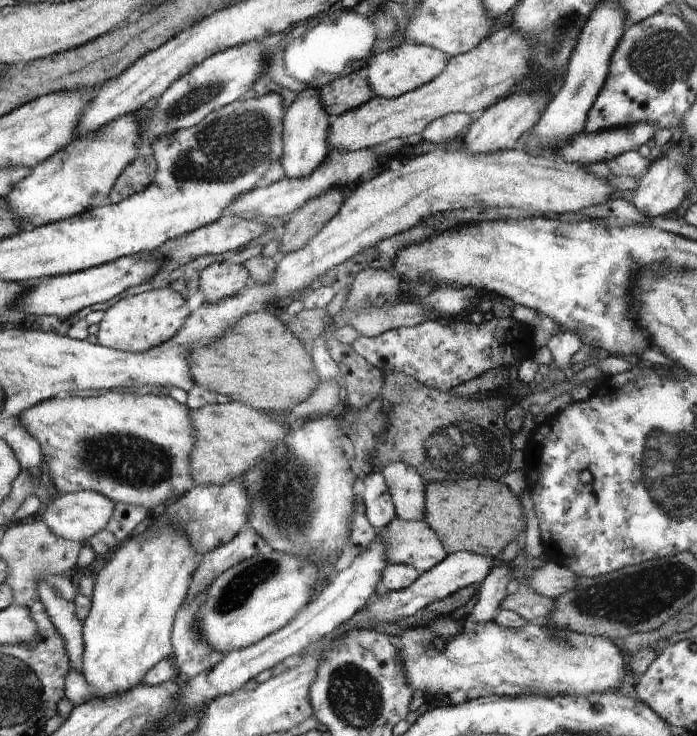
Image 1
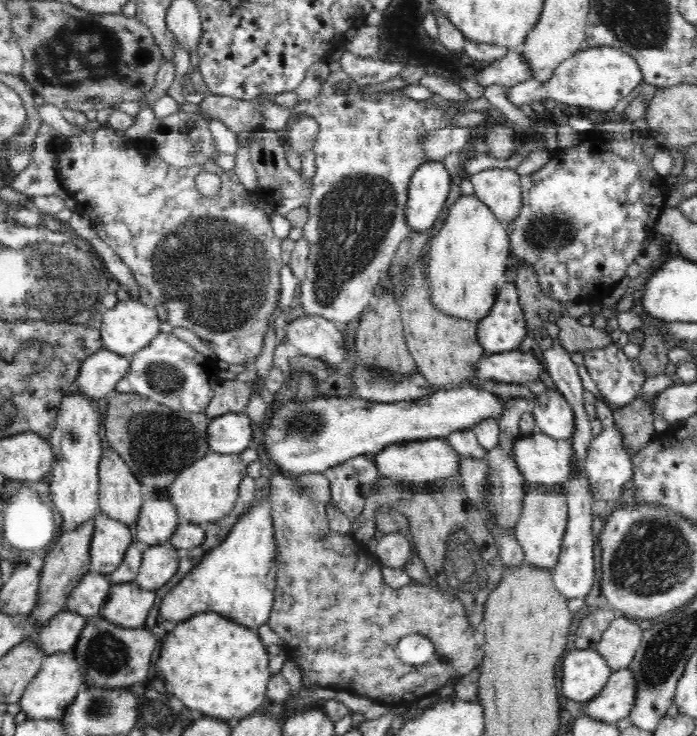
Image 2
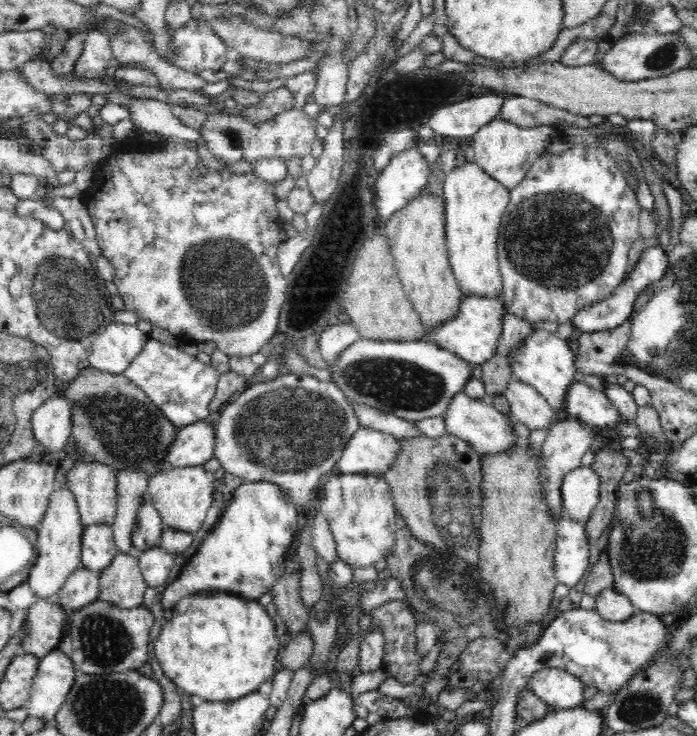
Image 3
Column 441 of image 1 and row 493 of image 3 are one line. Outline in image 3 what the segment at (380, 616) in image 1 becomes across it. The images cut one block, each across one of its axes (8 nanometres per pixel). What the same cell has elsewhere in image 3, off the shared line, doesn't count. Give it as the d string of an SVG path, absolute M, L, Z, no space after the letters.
M580 465L566 474L560 488L564 514L575 522L588 521L598 505L599 488L600 477L591 466Z

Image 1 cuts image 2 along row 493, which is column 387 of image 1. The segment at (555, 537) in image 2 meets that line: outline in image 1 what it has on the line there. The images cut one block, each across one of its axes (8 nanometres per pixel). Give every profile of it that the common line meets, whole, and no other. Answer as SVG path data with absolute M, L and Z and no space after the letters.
M394 517L378 538L386 550L387 564L410 565L420 573L434 568L446 555L438 535L425 520L409 521Z

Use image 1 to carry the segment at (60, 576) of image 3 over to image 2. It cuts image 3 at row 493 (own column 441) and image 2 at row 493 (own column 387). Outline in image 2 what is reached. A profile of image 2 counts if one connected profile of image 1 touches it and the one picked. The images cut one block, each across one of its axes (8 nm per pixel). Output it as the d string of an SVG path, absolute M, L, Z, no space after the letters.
M78 390L67 394L60 403L56 417L55 429L49 434L47 441L50 443L54 460L51 470L45 479L49 483L49 492L54 507L63 519L64 529L74 530L82 524L92 520L99 510L99 472L98 466L102 456L102 438L100 438L100 426L102 426L103 409L98 406L97 401L90 399Z

